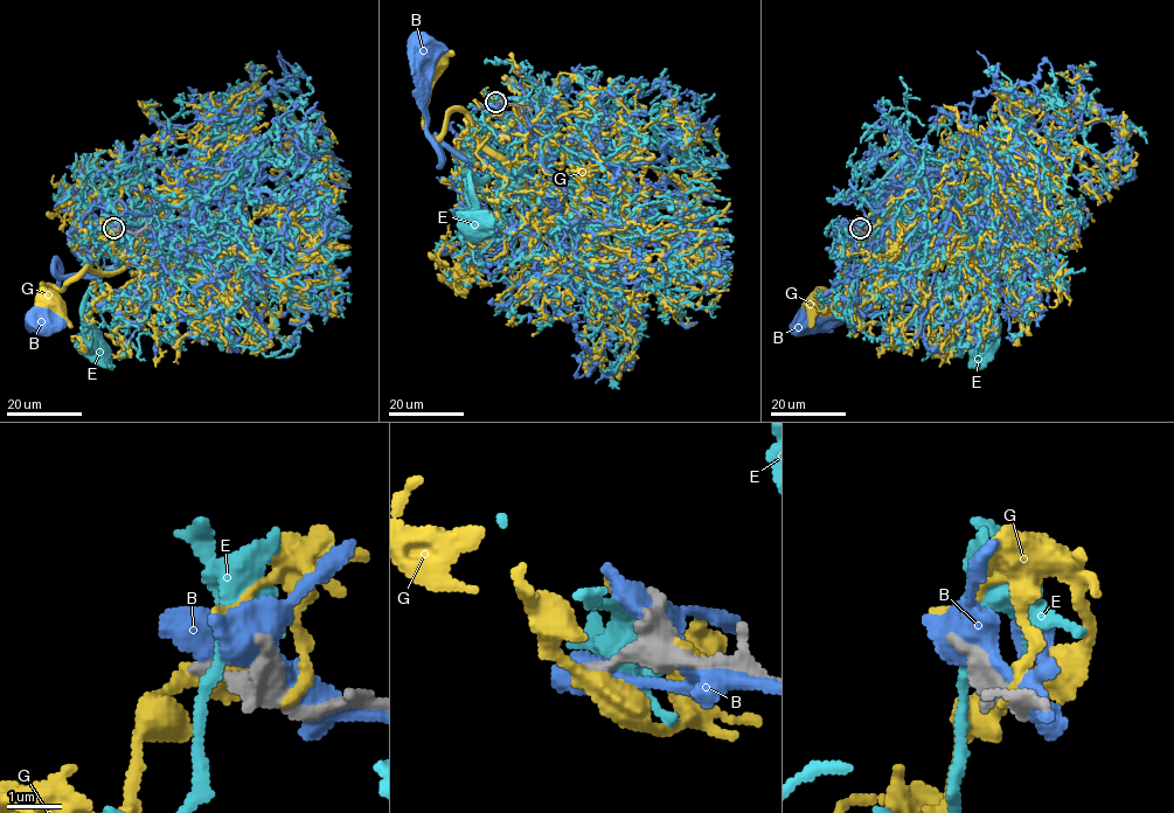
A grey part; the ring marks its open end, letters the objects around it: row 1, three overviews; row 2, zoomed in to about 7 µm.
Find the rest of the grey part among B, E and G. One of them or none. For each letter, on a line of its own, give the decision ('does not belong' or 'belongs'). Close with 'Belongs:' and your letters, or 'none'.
B: does not belong
E: does not belong
G: does not belong
Belongs: none

